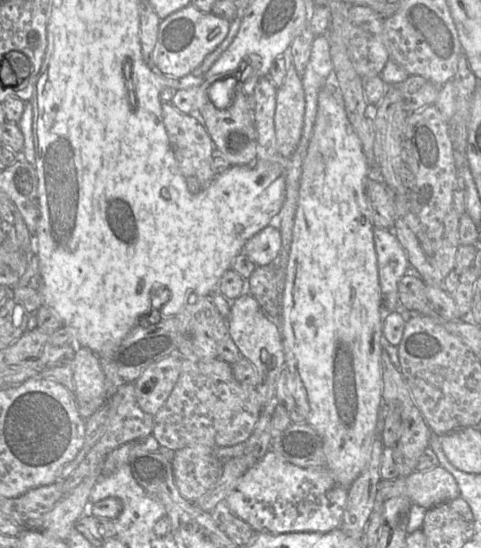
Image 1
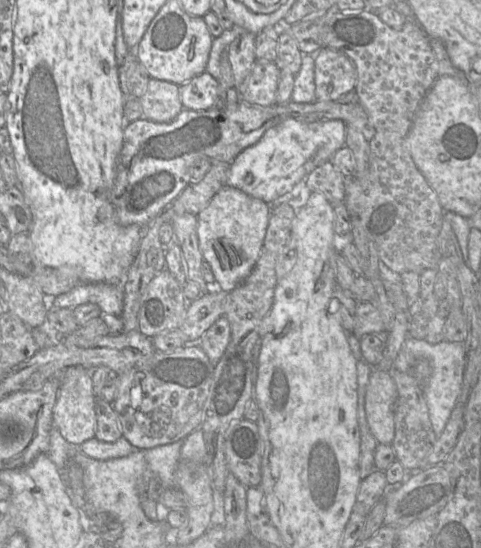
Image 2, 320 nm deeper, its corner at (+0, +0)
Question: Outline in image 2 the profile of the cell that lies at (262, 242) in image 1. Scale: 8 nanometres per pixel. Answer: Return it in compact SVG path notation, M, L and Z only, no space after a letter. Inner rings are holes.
M225 185L210 201L208 206L197 214L197 234L199 246L213 272L216 282L224 292L230 292L240 285L253 270L262 250L269 222L271 206L245 192Z

